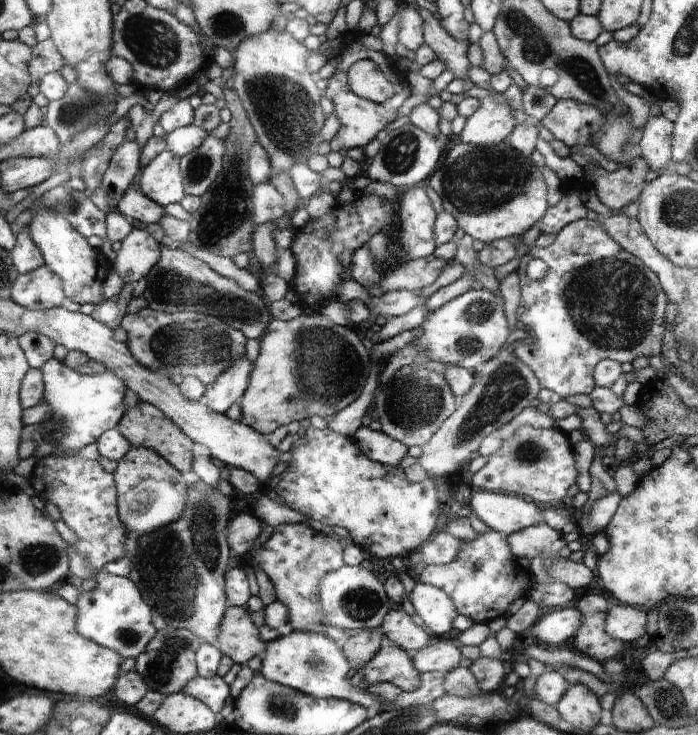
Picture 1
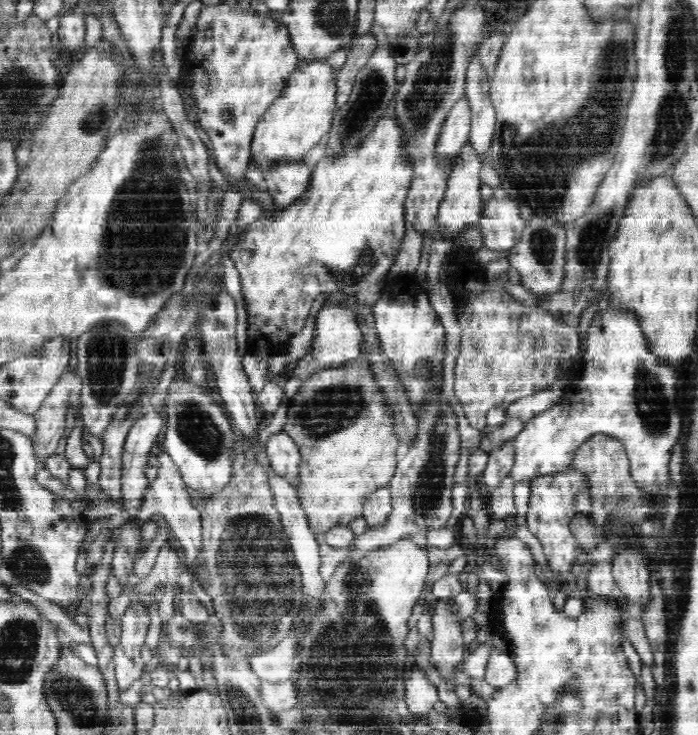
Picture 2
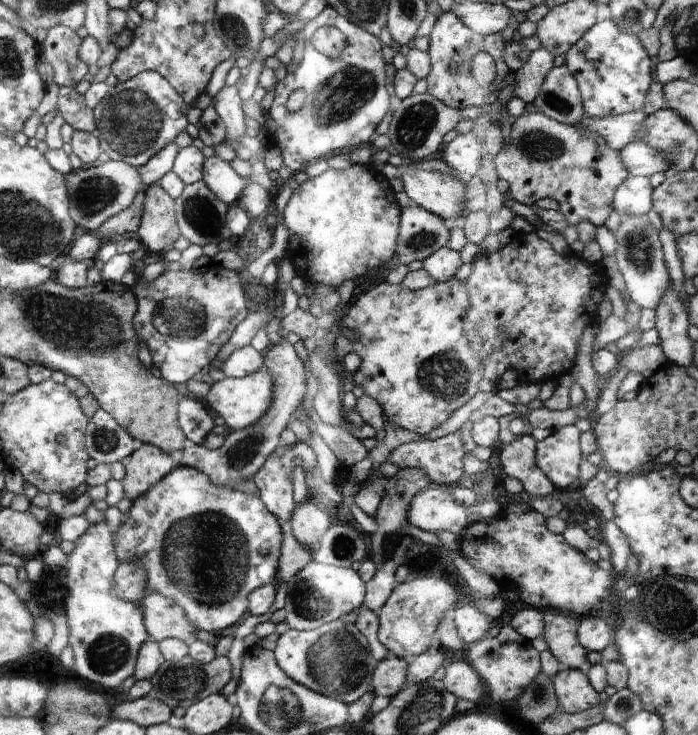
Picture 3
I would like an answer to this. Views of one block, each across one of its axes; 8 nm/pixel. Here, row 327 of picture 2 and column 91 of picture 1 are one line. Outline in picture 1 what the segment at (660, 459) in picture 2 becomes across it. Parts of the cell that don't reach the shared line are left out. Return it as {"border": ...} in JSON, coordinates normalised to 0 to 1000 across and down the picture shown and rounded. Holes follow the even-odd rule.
{"border":[[[145,776],[135,784],[138,800],[120,805],[112,824],[116,831],[113,854],[136,876],[165,886],[173,895],[196,897],[222,869],[225,854],[218,852],[218,830],[203,816],[195,795],[178,784]]]}

